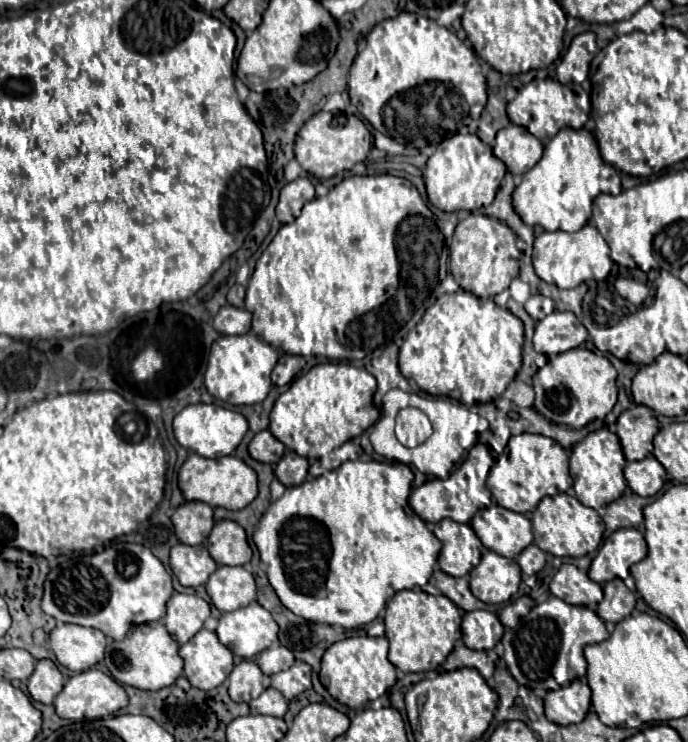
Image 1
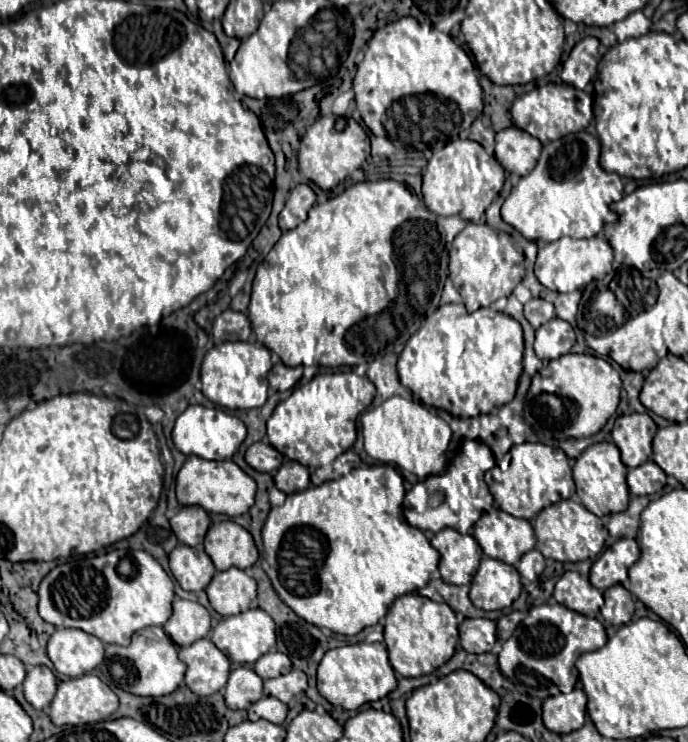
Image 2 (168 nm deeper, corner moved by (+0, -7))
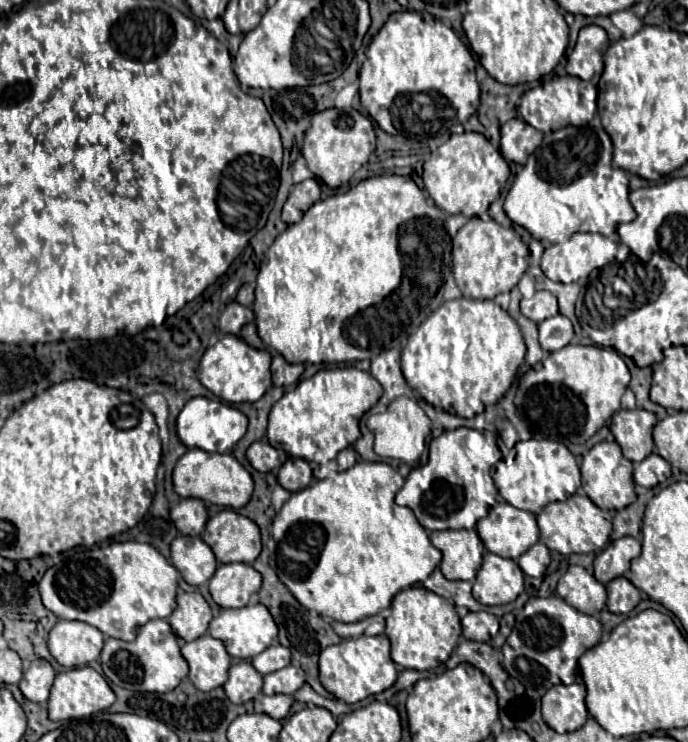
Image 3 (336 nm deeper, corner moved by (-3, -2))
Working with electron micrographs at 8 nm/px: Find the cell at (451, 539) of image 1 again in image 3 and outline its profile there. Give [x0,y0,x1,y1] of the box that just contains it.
[429,530,485,580]

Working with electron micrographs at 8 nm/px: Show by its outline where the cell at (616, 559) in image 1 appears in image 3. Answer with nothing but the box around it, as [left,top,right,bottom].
[595,536,641,584]

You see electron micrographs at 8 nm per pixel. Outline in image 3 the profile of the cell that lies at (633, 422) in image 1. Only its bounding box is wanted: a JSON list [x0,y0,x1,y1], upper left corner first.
[611,408,657,462]

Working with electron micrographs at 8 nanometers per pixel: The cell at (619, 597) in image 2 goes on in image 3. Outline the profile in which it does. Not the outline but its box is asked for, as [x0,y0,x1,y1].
[607,576,639,614]

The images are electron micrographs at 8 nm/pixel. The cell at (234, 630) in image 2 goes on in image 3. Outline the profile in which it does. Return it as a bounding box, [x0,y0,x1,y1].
[209,604,277,660]

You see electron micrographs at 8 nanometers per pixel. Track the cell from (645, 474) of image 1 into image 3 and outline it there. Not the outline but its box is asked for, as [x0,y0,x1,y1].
[633,454,671,488]

